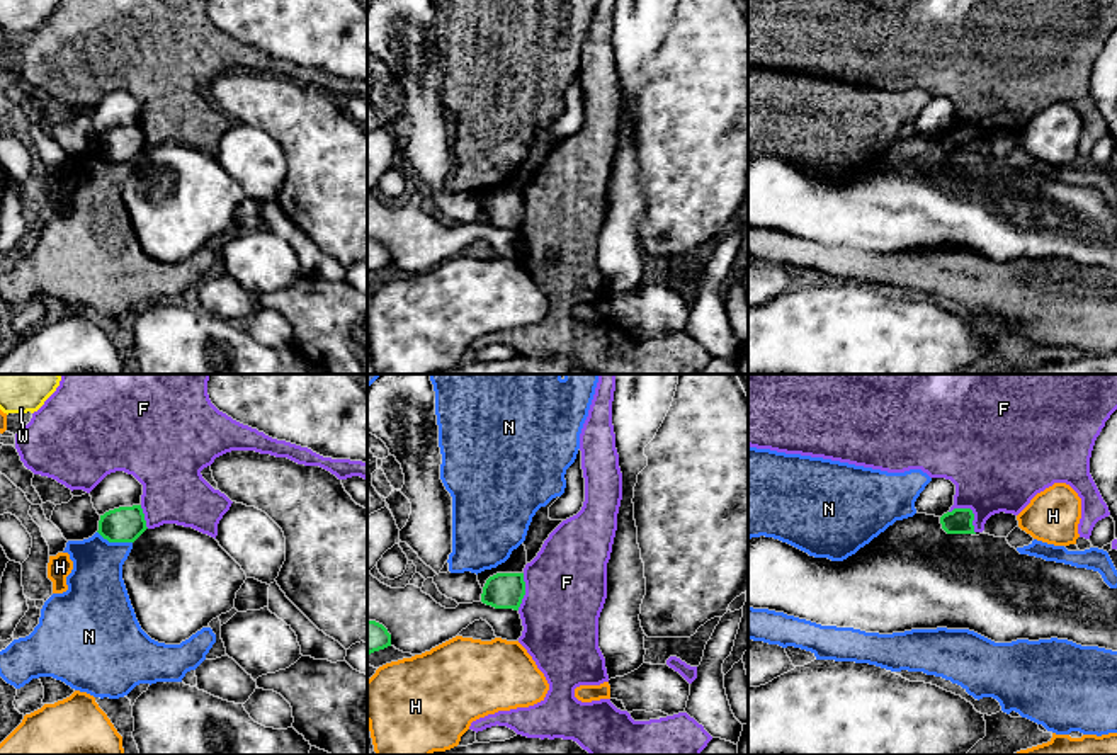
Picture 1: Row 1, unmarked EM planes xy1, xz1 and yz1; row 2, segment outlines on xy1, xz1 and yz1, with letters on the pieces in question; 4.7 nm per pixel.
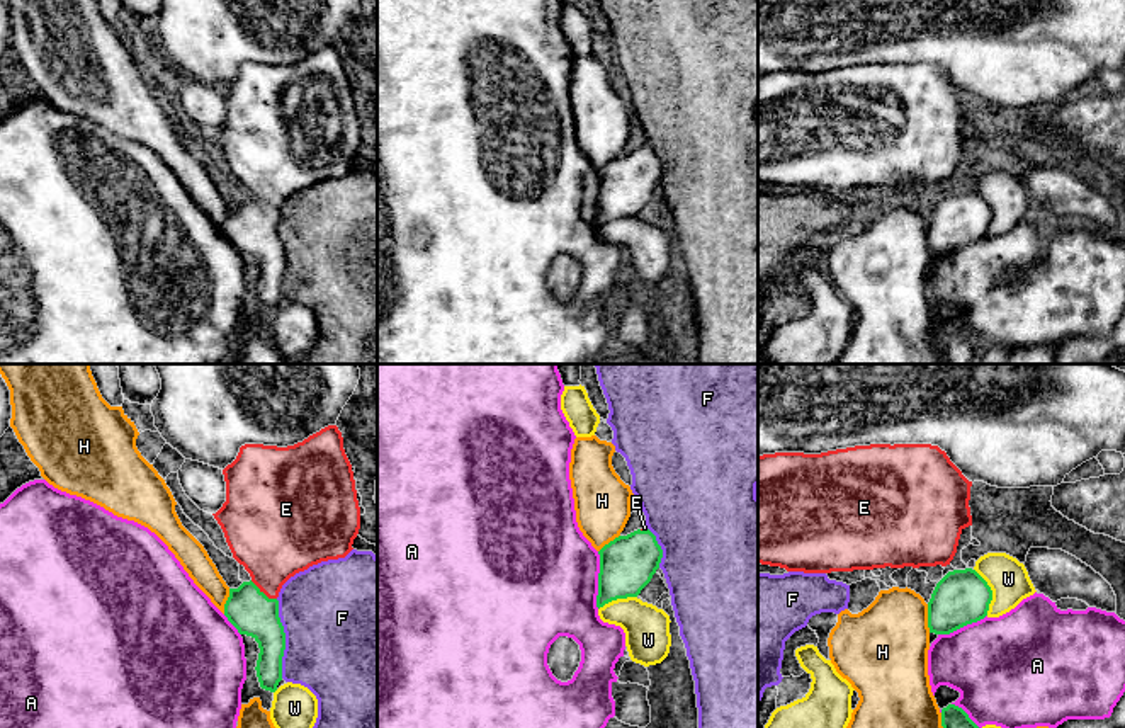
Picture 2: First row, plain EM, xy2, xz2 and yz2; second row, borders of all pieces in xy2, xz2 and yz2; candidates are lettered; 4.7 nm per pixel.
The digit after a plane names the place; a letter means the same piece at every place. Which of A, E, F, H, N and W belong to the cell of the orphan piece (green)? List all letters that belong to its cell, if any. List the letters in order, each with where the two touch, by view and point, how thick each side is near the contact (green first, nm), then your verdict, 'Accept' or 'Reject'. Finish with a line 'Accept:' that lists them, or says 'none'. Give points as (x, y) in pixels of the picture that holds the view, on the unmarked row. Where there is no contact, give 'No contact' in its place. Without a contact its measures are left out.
A: Touches green at xz2 (599, 199). Thickness 260 nm (green) against 500 nm. Reject
E: Touches green at xy2 (262, 211). Thickness 220 nm (green) against 360 nm. Accept
F: Touches green at xy2 (284, 257). Thickness 220 nm (green) against 500 nm. Reject
H: Touches green at yz2 (928, 237). Thickness 260 nm (green) against 400 nm. Reject
N: Touches green at xy1 (114, 160). Thickness 170 nm (green) against 280 nm. Reject
W: Touches green at yz2 (991, 211). Thickness 260 nm (green) against 190 nm. Reject
Accept: E

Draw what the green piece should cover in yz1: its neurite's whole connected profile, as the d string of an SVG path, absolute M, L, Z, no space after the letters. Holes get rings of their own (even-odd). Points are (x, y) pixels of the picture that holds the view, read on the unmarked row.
M954 128L940 136L942 148L947 153L976 153L972 139L974 133L971 128Z

